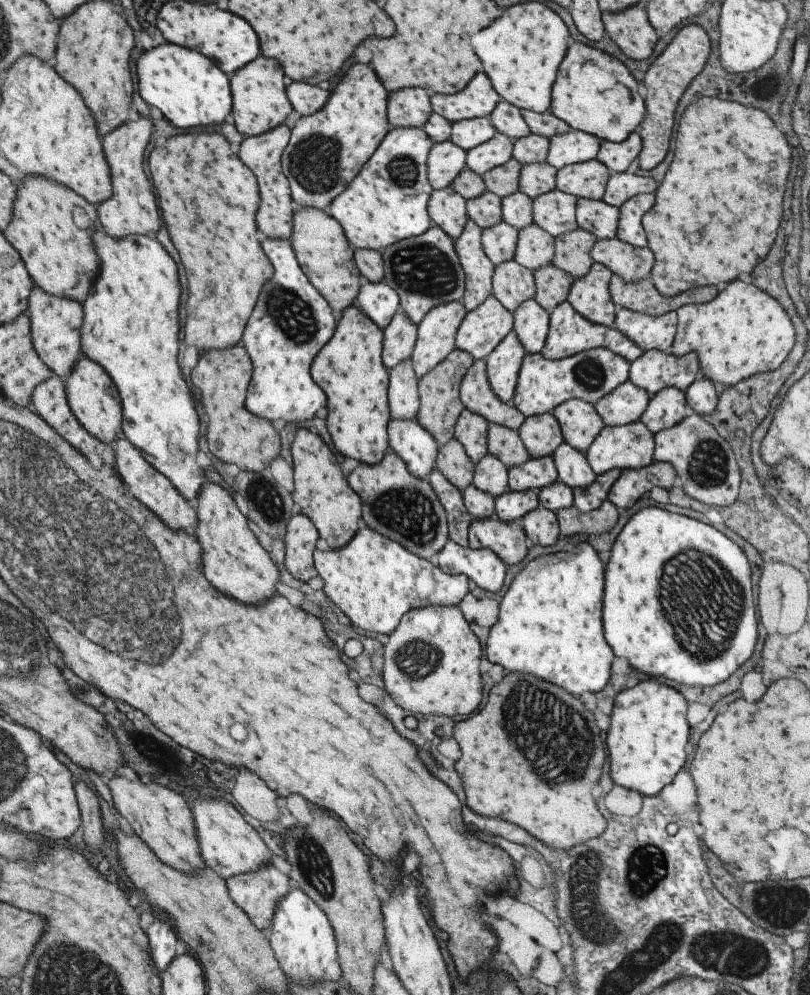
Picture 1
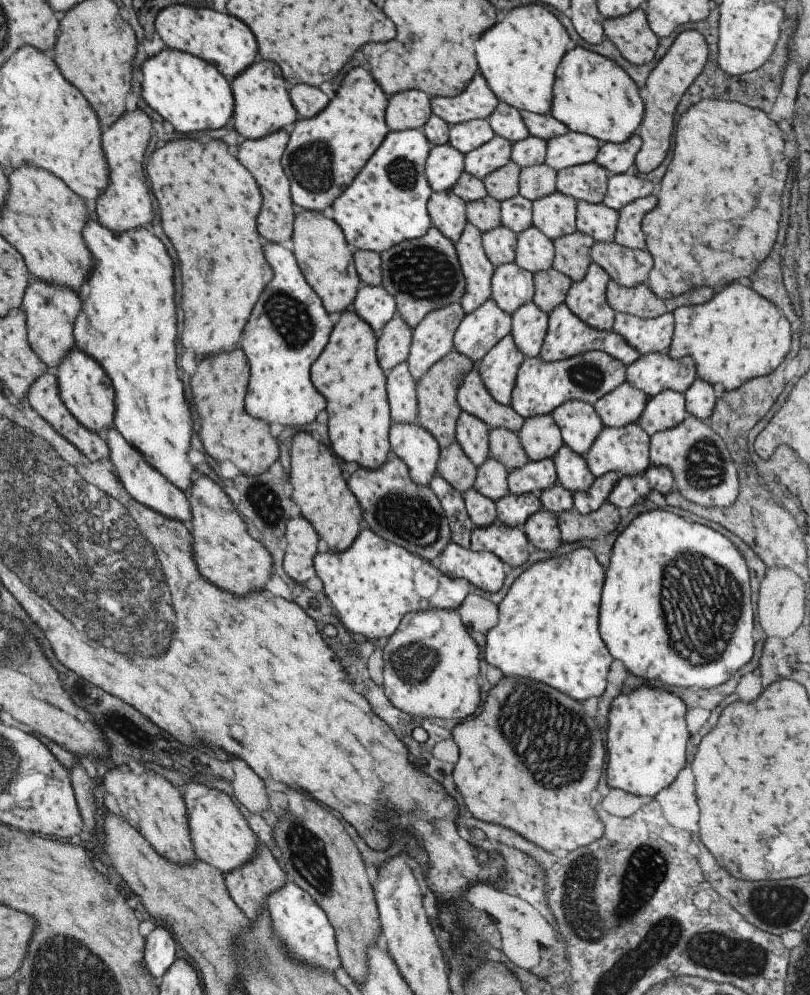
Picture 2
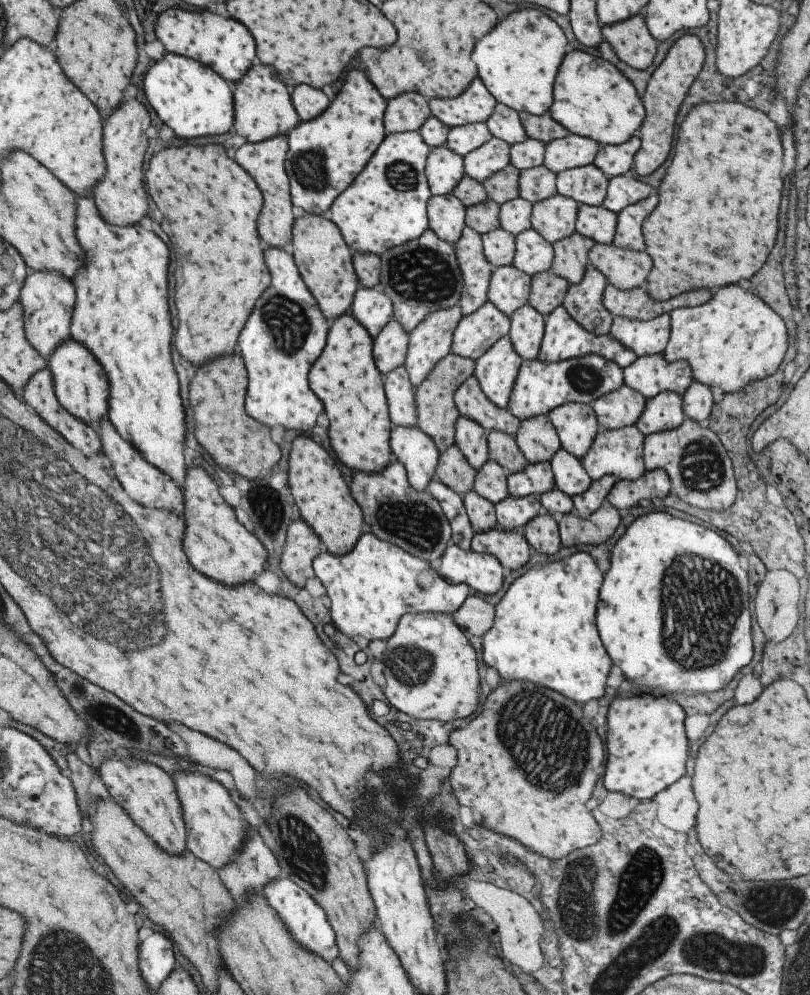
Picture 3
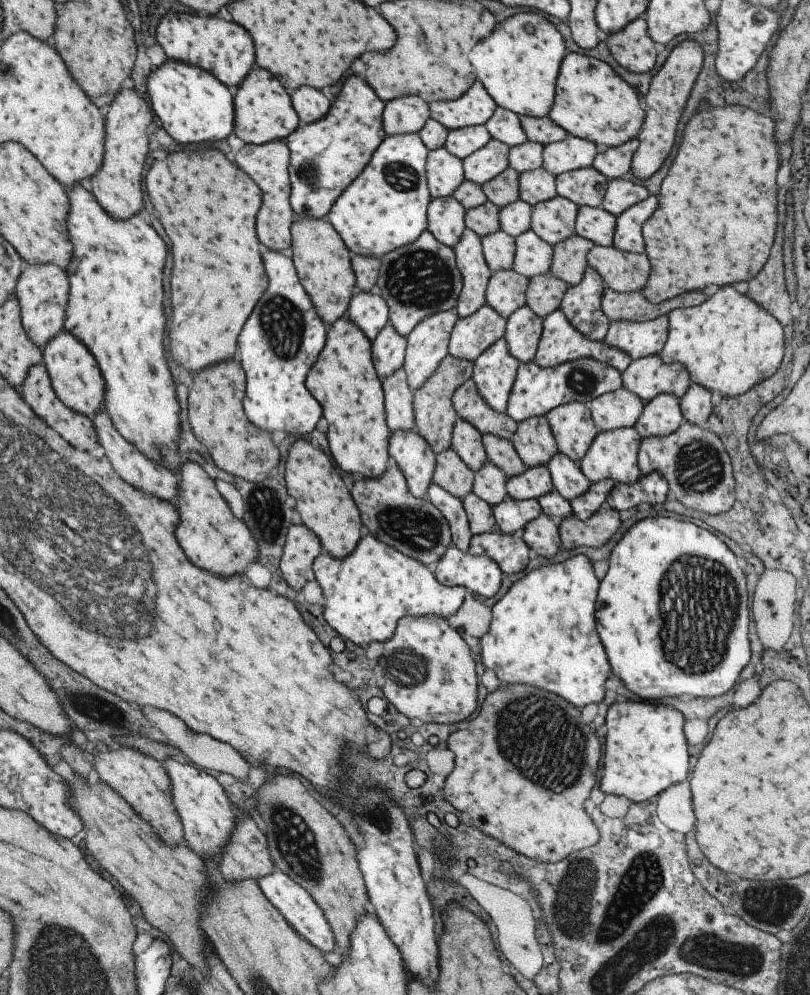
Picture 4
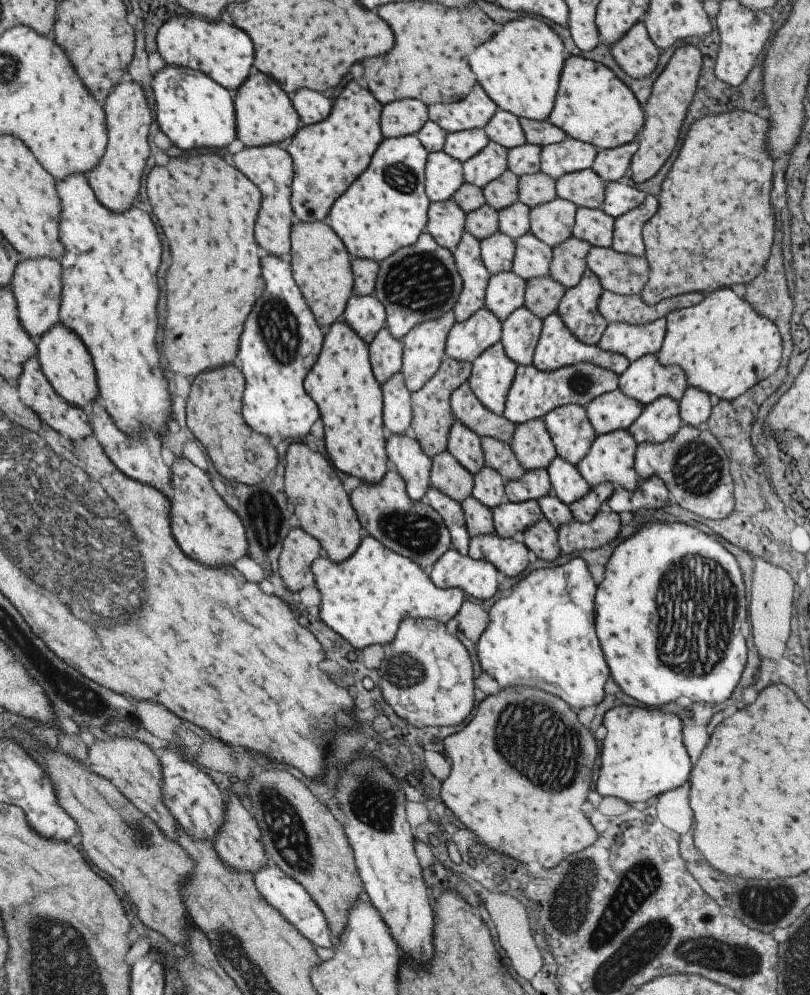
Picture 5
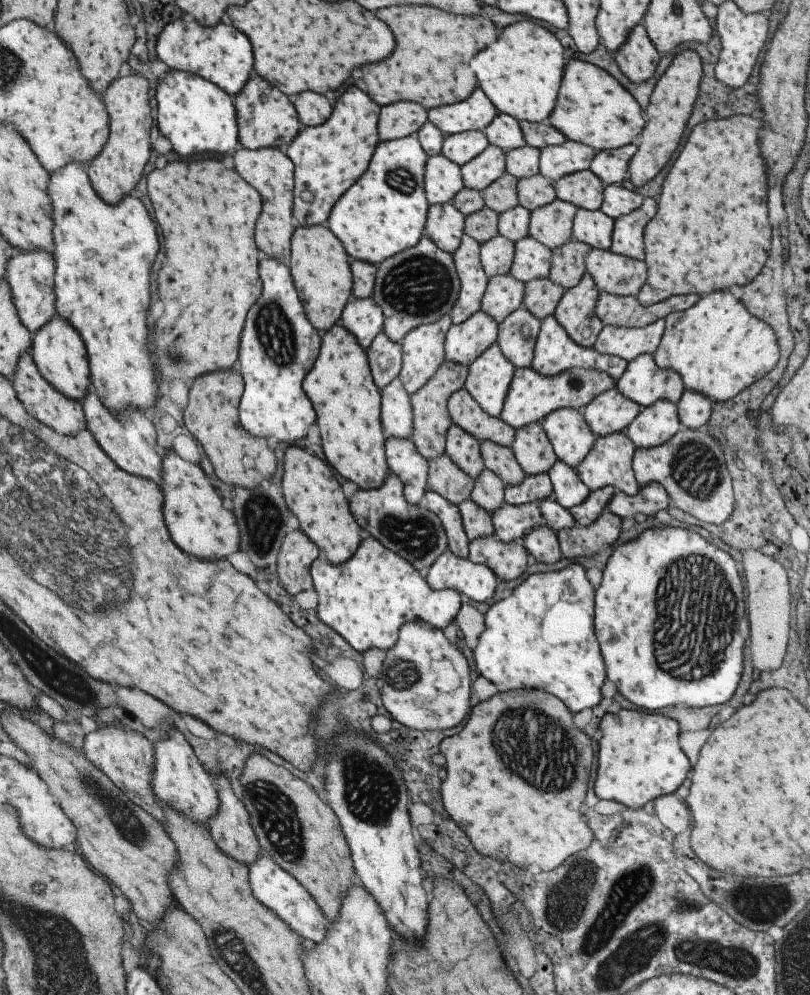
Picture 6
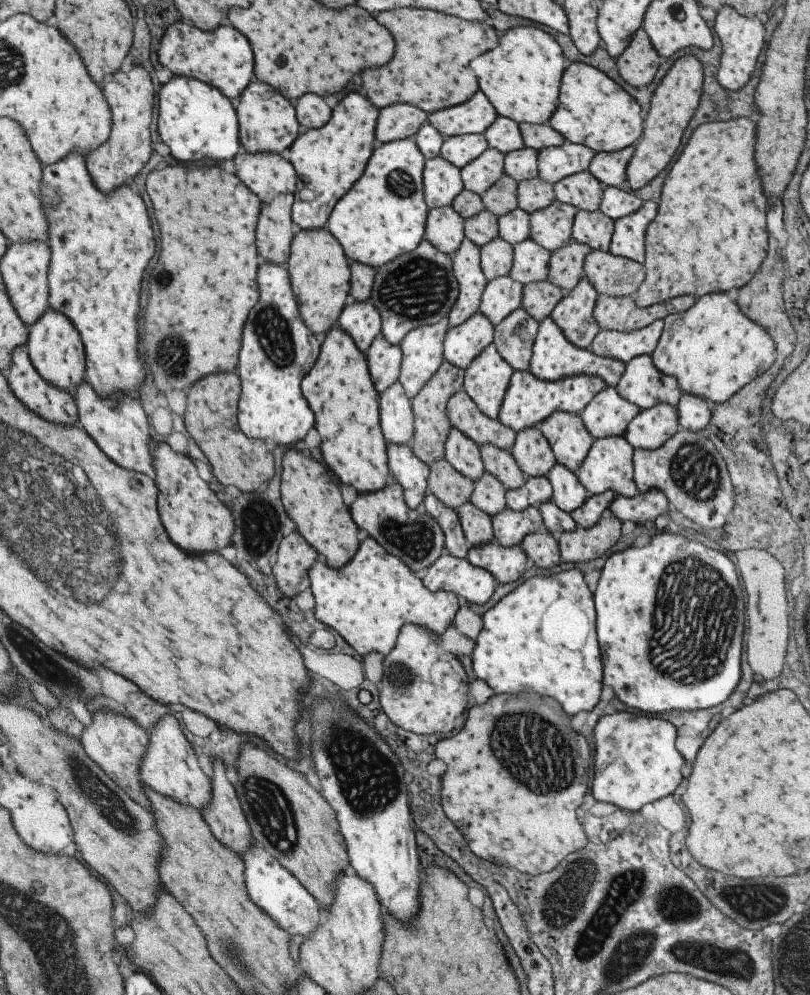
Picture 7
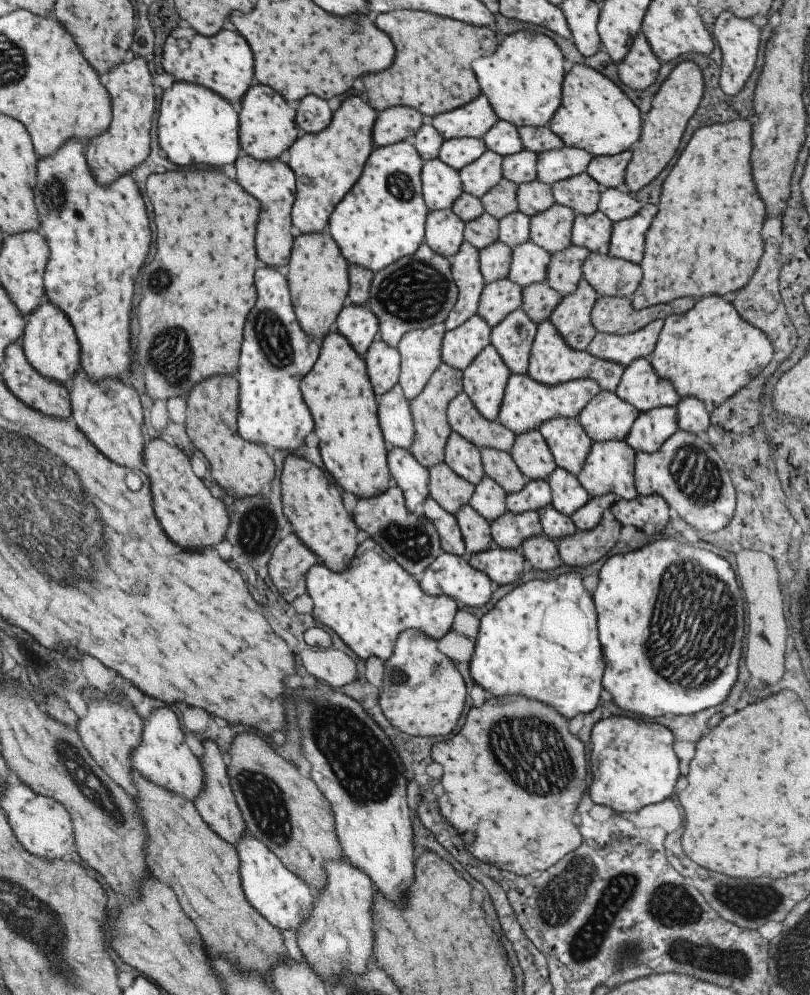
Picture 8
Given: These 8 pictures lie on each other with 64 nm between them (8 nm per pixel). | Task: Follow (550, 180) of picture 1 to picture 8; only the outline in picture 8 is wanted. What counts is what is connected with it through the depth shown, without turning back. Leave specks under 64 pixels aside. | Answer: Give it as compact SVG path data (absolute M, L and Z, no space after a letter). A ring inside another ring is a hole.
M536 178L516 185L516 201L519 212L532 217L533 214L547 210L554 203L551 186Z

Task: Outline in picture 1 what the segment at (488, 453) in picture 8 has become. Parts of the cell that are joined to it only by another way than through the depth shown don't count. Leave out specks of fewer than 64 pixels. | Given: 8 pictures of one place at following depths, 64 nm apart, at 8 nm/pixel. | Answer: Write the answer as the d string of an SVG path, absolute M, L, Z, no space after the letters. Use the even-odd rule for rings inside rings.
M488 423L486 439L489 454L493 454L508 469L511 466L519 466L527 458L530 458L515 430L499 426L498 424Z

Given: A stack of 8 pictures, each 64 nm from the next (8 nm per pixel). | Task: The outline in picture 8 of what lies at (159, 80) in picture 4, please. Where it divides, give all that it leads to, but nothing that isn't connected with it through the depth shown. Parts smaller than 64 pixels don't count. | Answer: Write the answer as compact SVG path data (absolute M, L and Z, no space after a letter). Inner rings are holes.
M174 81L170 88L163 90L161 100L159 100L159 110L157 110L157 142L159 149L165 152L169 162L175 166L209 166L209 168L219 168L225 164L233 164L235 159L241 154L238 143L238 116L233 110L230 102L215 94L213 90L199 86L191 82Z

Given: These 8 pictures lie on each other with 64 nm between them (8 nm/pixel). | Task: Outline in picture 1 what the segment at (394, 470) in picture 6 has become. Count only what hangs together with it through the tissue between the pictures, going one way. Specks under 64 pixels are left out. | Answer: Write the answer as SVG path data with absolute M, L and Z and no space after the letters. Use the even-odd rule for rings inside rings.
M390 419L386 431L389 448L405 463L409 474L412 474L415 478L427 478L429 472L434 469L439 447L429 432L416 419Z

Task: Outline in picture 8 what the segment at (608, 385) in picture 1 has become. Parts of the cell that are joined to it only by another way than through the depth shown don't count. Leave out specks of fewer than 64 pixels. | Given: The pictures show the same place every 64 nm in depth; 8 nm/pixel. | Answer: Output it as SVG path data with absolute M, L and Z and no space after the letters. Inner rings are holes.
M510 373L507 379L502 401L498 410L497 421L518 435L527 430L535 429L541 422L551 418L576 418L589 399L597 395L600 388L597 382L589 378L573 379L553 386L535 382L528 374Z

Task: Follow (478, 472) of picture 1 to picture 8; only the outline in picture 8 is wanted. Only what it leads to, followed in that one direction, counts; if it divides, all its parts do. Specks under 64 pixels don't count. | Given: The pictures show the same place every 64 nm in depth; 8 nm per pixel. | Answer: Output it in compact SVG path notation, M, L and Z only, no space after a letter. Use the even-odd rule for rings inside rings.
M483 476L474 485L468 505L481 518L485 518L490 523L506 511L505 496L506 492L497 482L493 482L493 479L489 478L489 476Z

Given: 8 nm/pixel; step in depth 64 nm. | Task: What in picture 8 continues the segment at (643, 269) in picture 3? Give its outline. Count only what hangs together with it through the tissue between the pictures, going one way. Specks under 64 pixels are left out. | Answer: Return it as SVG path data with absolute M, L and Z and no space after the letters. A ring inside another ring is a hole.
M595 252L588 253L580 270L599 297L630 297L642 277L638 264Z

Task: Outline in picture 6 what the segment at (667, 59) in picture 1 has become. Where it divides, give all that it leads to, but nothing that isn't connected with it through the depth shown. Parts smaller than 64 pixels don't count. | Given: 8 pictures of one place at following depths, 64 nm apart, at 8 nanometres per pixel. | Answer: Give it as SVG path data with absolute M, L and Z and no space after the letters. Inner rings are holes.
M685 49L673 58L665 73L657 80L650 95L650 103L643 112L646 122L636 140L636 152L632 155L626 171L633 187L641 187L652 180L677 150L679 138L683 136L685 124L697 99L701 78L700 59L693 50Z

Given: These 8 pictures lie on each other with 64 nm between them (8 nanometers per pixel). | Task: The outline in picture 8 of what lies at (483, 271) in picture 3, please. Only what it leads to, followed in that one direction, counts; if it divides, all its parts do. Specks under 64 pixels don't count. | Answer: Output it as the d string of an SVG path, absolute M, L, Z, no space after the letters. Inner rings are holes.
M462 241L457 252L446 259L453 282L458 288L453 308L442 322L445 331L449 331L477 313L485 282L478 268L478 250L469 242Z

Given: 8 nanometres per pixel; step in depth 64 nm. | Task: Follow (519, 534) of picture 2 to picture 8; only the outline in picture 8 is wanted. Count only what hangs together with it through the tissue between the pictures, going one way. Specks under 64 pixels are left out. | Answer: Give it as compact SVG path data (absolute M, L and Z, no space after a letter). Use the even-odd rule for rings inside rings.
M493 546L466 558L469 566L487 574L498 586L515 584L523 574L524 556L519 548L503 549Z

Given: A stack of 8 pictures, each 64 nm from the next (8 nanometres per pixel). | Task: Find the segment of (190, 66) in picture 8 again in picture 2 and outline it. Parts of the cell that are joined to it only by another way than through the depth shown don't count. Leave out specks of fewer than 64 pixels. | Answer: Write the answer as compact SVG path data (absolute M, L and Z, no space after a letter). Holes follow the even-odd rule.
M171 4L159 10L154 27L169 50L181 50L212 64L225 78L235 78L249 64L257 60L258 52L249 27L231 16L213 8L190 8L188 4Z

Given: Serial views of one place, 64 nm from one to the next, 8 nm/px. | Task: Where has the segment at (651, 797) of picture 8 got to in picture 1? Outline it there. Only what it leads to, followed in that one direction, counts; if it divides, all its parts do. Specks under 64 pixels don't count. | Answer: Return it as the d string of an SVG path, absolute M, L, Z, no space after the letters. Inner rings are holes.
M655 680L639 681L615 695L609 718L605 748L613 784L635 790L643 797L657 795L684 766L690 729L685 698Z

